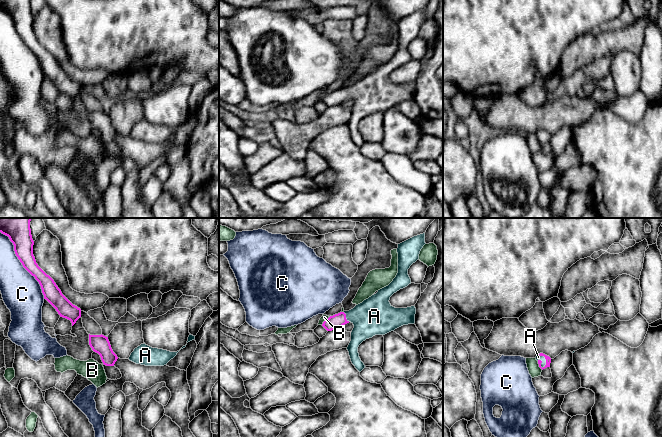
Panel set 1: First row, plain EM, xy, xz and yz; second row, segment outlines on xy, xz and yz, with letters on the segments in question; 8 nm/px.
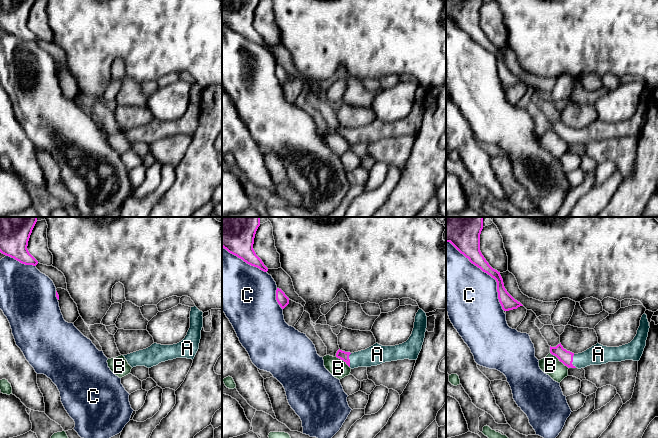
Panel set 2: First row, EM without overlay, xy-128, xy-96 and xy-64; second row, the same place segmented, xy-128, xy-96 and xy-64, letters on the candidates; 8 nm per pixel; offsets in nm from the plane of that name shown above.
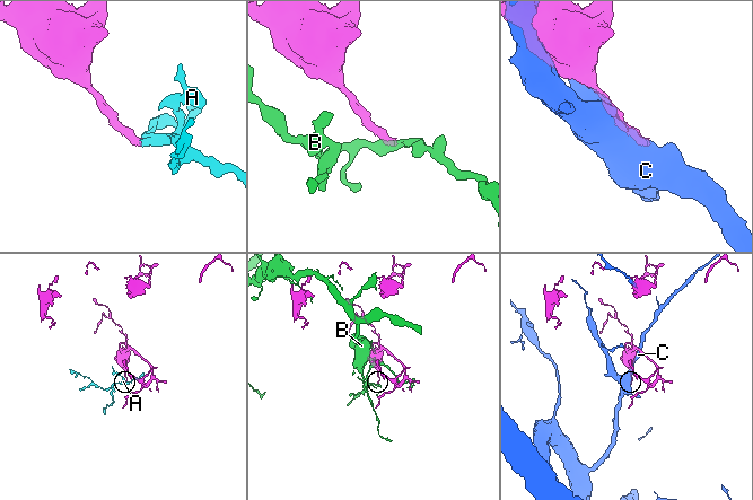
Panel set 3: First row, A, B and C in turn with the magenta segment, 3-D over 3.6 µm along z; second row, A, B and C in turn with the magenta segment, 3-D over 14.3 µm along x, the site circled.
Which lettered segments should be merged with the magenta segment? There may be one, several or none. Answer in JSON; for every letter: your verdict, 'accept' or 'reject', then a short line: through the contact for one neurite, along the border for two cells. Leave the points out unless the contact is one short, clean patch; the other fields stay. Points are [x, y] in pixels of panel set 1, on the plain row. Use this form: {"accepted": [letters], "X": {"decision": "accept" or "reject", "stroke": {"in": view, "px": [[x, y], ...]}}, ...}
{"accepted": ["A"], "A": {"decision": "accept", "stroke": {"in": "yz", "px": [[548, 136], [546, 136], [538, 133]]}}, "B": {"decision": "reject", "stroke": {"in": "yz", "px": [[537, 137], [542, 145]]}}, "C": {"decision": "reject"}}

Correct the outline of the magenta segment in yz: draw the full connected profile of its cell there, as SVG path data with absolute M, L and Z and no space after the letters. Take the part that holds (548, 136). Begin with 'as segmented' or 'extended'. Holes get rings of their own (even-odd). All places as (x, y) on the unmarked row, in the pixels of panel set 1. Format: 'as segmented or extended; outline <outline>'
extended; outline M543 129L538 130L536 133L539 143L543 146L547 143L550 143L551 134Z

